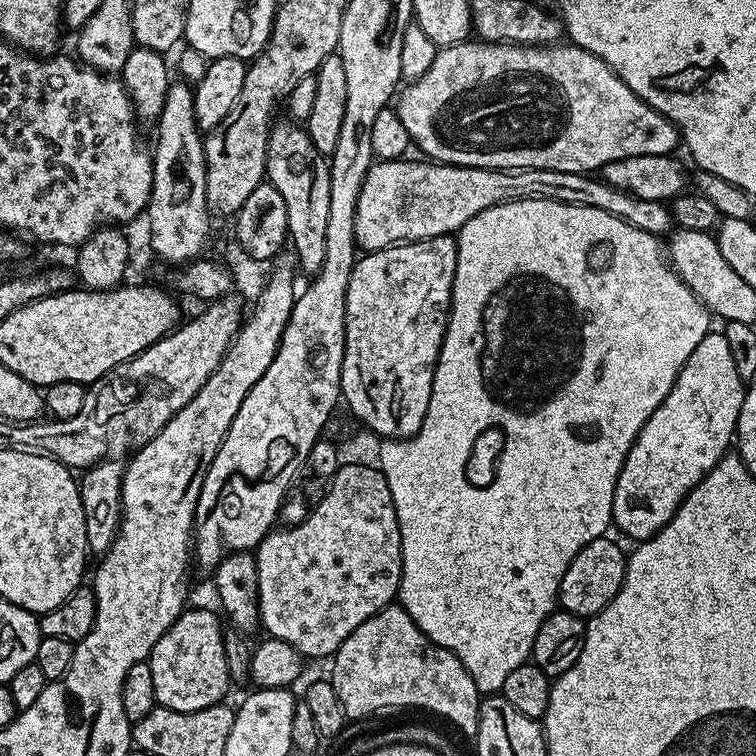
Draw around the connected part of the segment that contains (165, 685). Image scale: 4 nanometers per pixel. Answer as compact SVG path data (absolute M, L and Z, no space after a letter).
M191 608L181 612L170 630L158 638L146 661L154 678L157 705L179 712L193 712L221 703L230 689L221 617L208 608Z

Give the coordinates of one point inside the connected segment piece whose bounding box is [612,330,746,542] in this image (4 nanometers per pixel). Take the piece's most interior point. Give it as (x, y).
(684, 439)

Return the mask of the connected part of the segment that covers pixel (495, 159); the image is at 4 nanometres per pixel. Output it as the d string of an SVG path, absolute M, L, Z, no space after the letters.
M465 42L455 44L449 48L441 48L436 53L434 62L430 64L430 70L422 74L422 78L411 81L404 93L401 91L398 102L395 105L396 112L406 125L412 144L420 147L425 152L423 155L429 161L441 164L457 164L459 168L541 168L542 170L566 170L567 172L595 173L603 170L610 162L618 162L618 158L638 158L638 154L658 154L667 156L675 153L681 143L680 131L658 110L648 106L622 78L614 74L602 58L590 54L585 48L578 48L571 42L561 43L559 46L537 46L534 44L493 44L491 42Z

